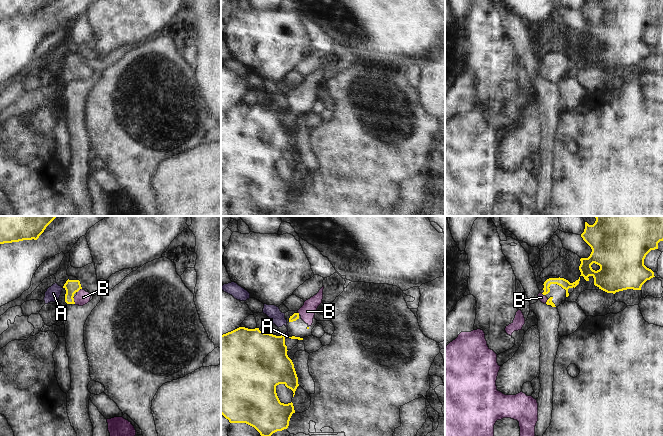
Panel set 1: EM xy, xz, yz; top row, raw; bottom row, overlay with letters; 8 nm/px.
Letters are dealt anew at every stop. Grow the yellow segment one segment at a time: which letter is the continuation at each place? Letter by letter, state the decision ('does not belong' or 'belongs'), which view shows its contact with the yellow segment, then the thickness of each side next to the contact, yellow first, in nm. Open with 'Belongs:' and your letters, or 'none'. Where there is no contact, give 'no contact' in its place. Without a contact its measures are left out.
Belongs: B
A: does not belong | xz | 420/30 nm
B: belongs | xy | 110/110 nm

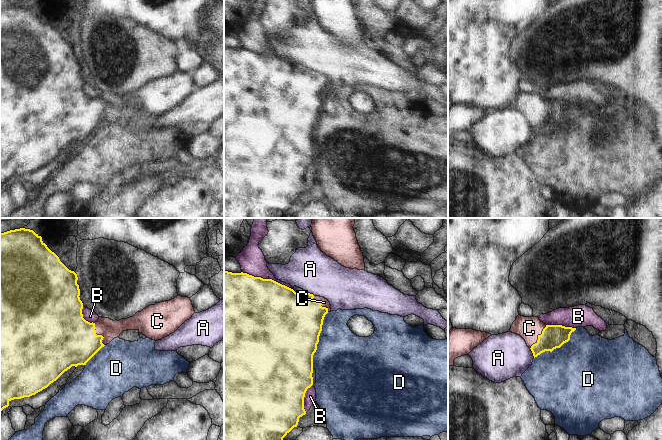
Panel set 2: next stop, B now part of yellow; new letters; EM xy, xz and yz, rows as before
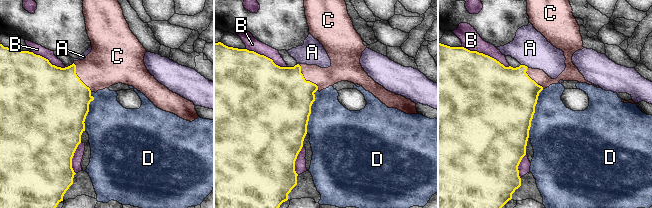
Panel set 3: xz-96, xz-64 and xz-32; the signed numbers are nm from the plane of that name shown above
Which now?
Belongs: C
A: does not belong | yz | 190/360 nm
B: does not belong | yz | 190/180 nm
C: belongs | yz | 190/180 nm
D: does not belong | xz | 500/460 nm

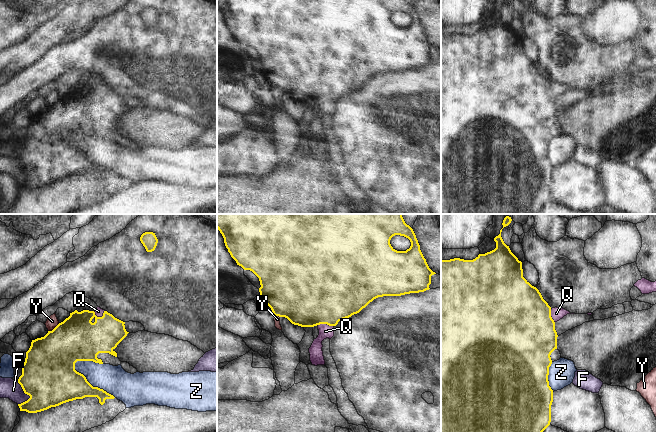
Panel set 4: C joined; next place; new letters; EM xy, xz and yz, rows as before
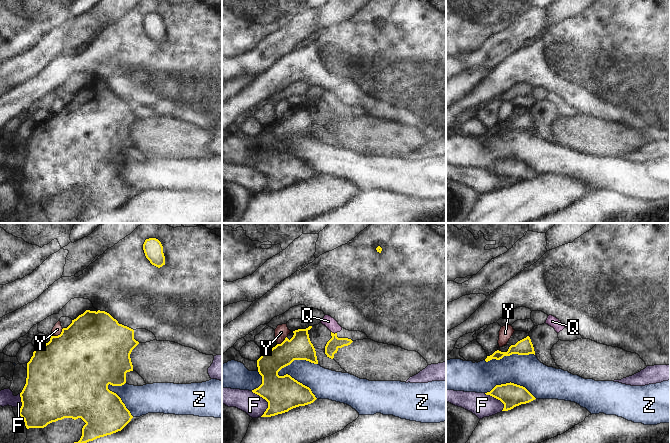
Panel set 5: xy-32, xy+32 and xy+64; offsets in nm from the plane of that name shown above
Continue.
Belongs: Q
F: does not belong | xy | 440/160 nm
Q: belongs | xy | 360/70 nm
Y: does not belong | xy | 380/90 nm
Z: does not belong | xy | 320/220 nm

